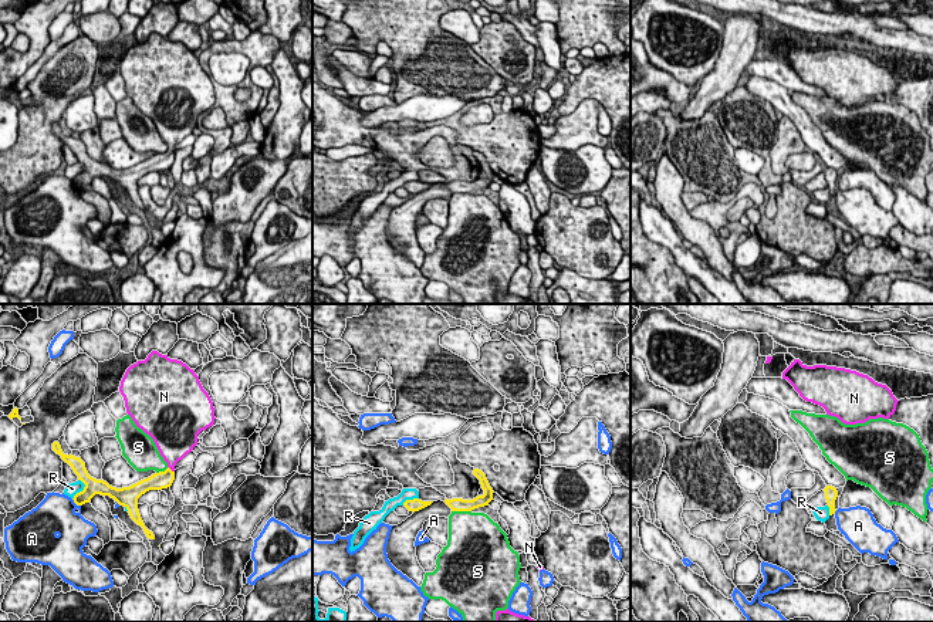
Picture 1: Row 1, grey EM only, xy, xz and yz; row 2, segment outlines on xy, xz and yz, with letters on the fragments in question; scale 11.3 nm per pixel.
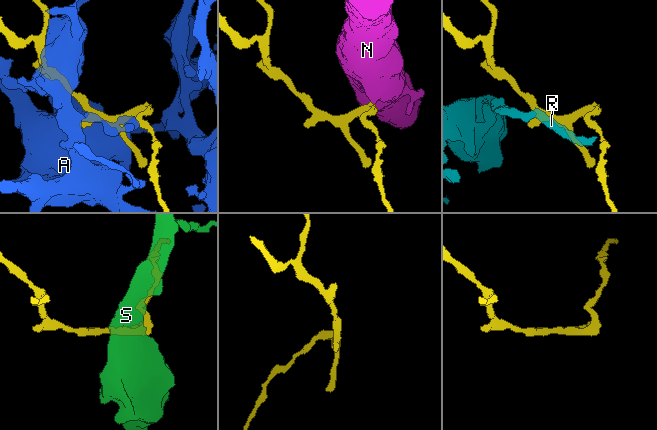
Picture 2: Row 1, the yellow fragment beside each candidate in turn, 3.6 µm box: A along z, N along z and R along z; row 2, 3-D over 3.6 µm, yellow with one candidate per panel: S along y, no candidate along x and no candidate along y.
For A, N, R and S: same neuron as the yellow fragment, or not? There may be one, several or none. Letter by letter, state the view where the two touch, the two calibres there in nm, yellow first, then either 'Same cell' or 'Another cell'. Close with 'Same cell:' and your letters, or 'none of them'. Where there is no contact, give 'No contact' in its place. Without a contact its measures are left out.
A: Touches yellow in xy. Thickness 160 nm (yellow) against 420 nm. Another cell
N: Touches yellow in xy. Thickness 190 nm (yellow) against 320 nm. Same cell
R: Touches yellow in xy. Thickness 190 nm (yellow) against 140 nm. Another cell
S: Touches yellow in xz. Thickness 160 nm (yellow) against 440 nm. Another cell
Same cell: N

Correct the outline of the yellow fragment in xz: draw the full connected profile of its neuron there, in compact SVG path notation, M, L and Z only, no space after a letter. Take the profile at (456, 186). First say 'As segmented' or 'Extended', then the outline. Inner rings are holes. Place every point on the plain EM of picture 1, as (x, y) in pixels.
As segmented. M474 151L473 156L480 162L481 170L484 172L483 178L477 178L473 182L463 182L463 180L452 180L452 182L444 182L444 185L452 190L452 193L471 193L479 189L489 187L489 185L493 182L493 170L490 169L486 156Z

